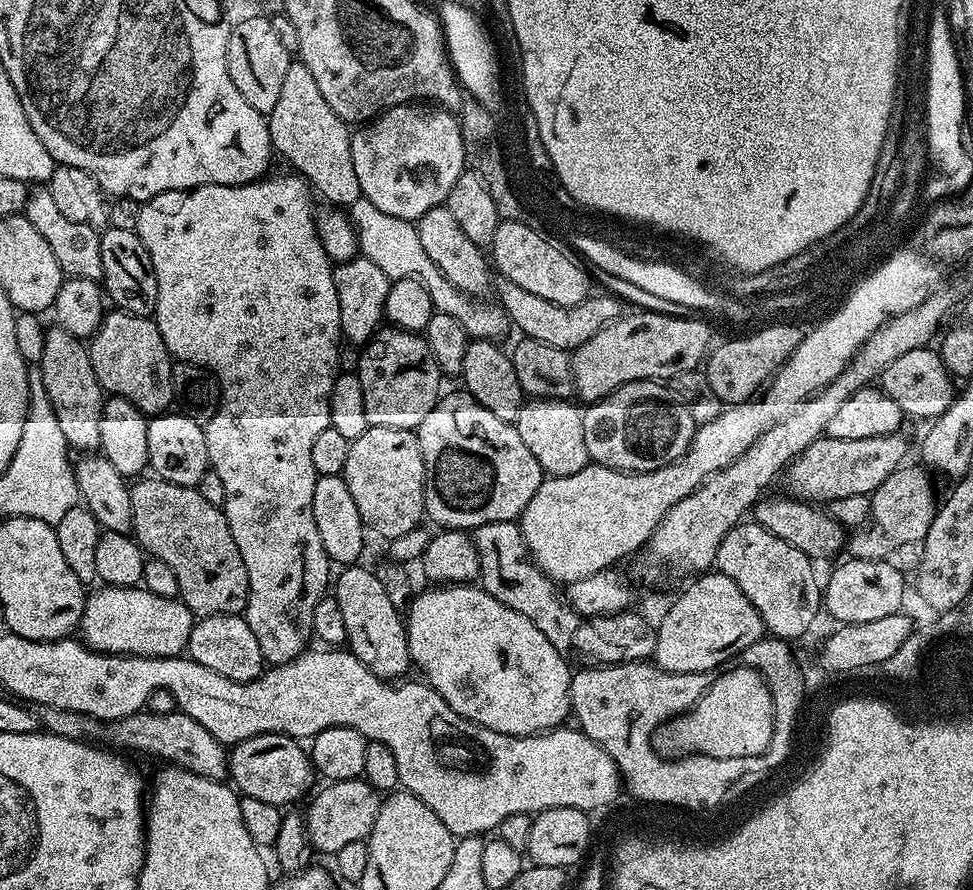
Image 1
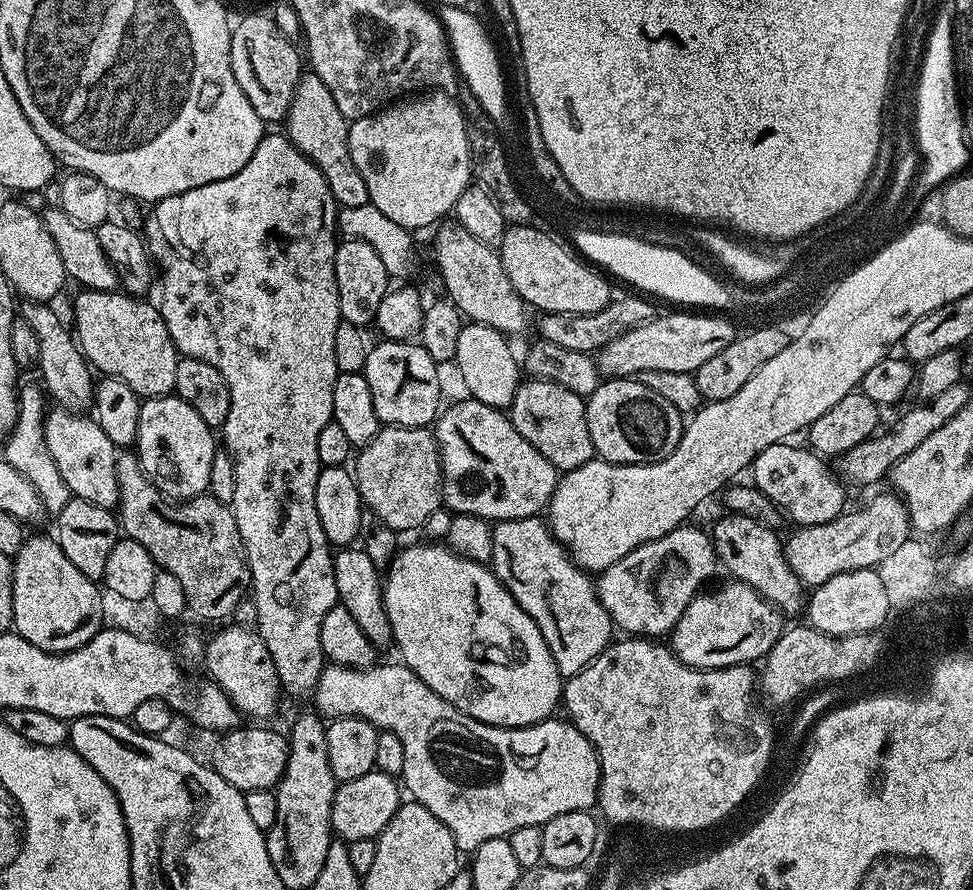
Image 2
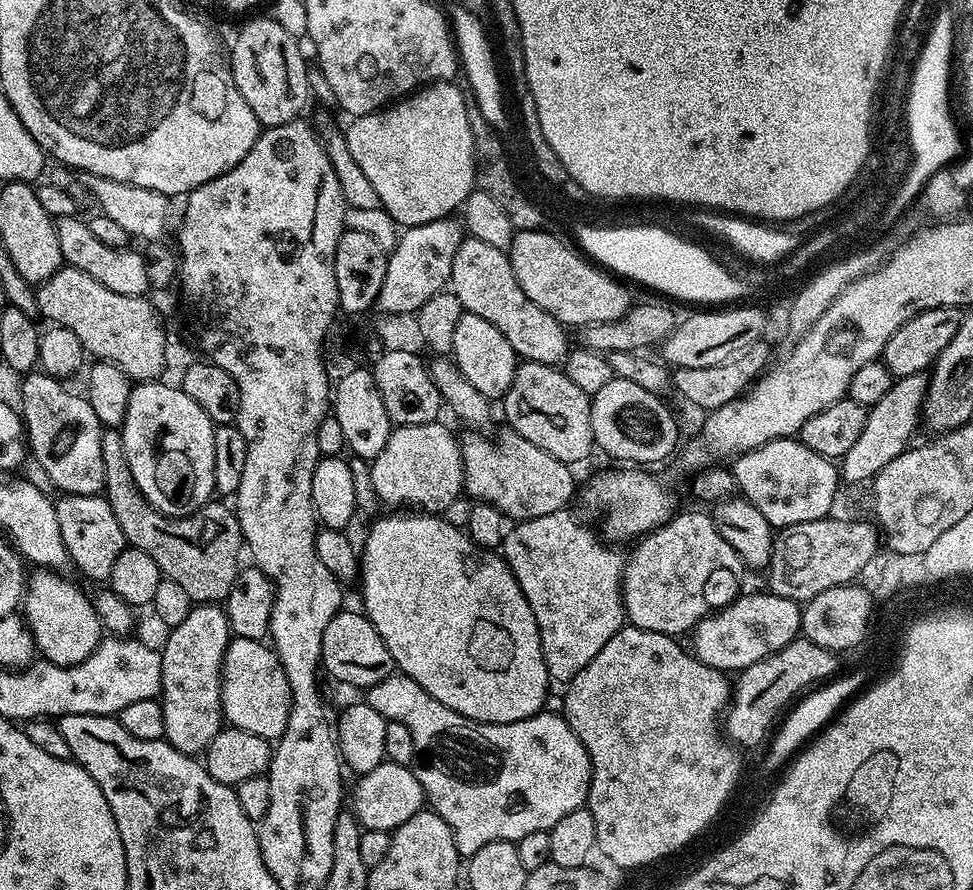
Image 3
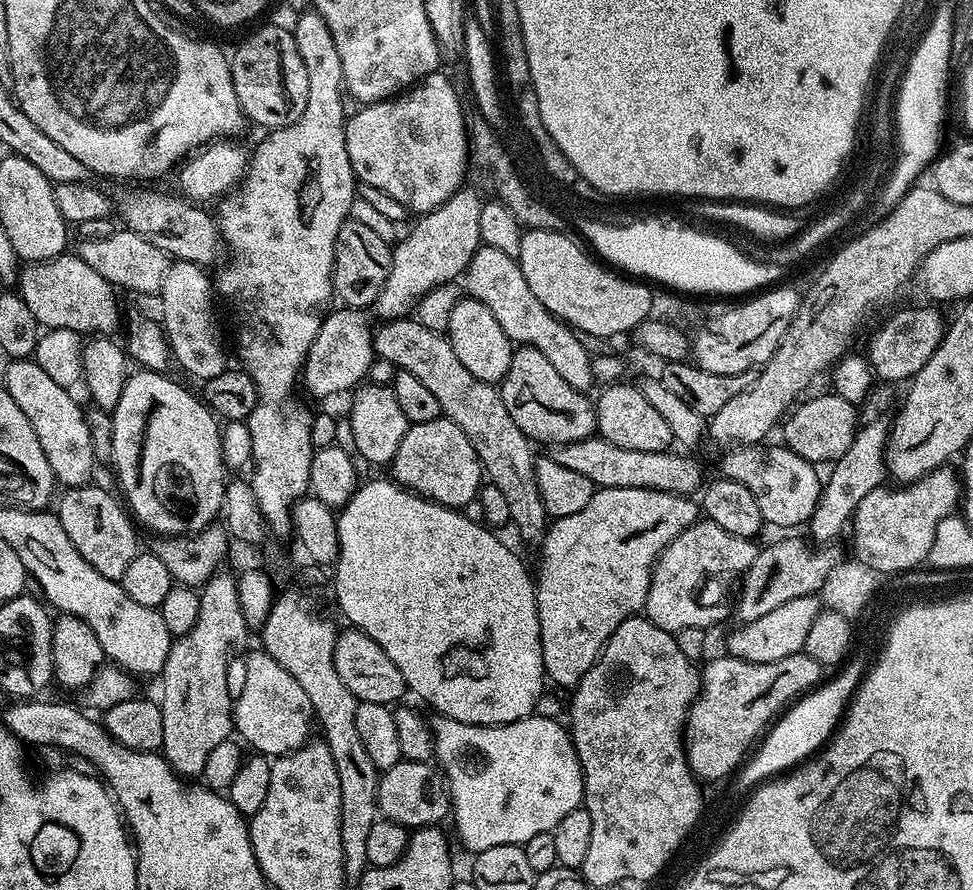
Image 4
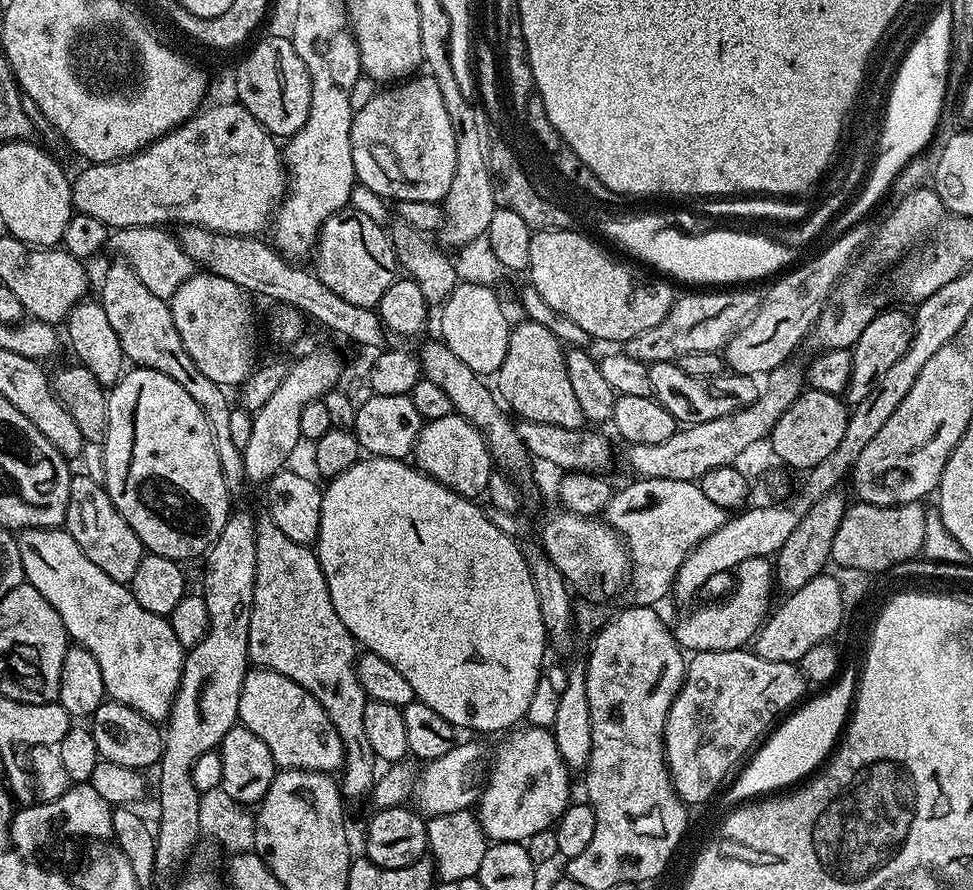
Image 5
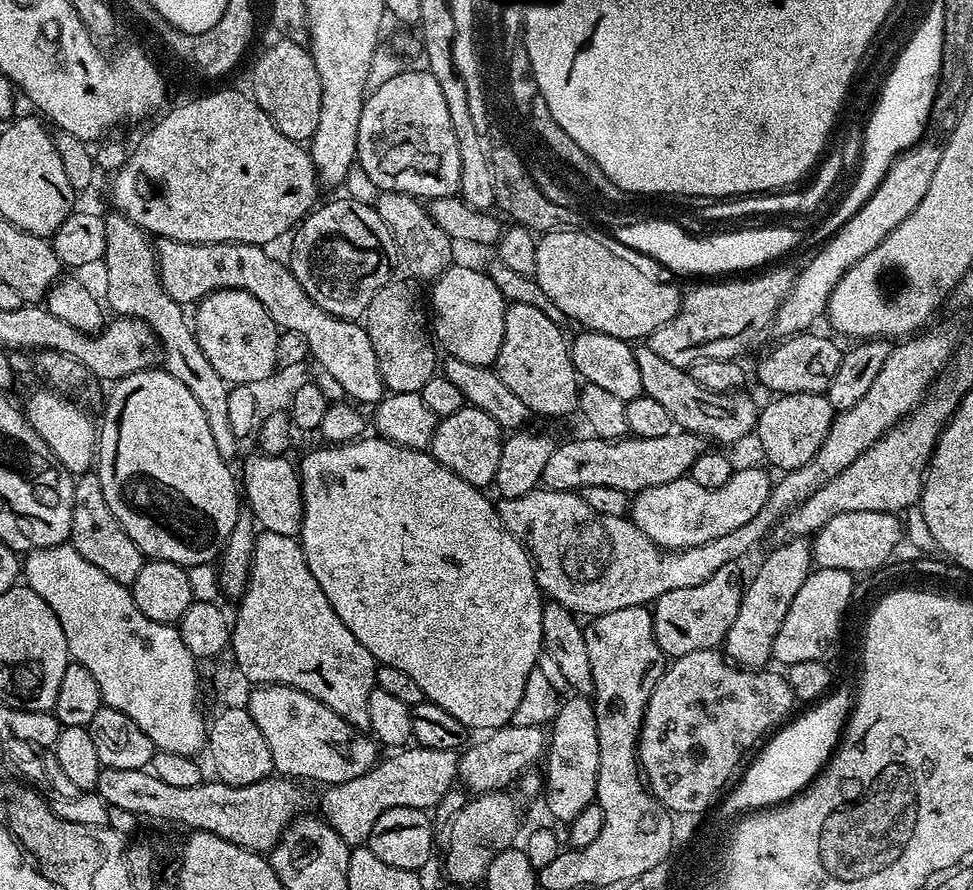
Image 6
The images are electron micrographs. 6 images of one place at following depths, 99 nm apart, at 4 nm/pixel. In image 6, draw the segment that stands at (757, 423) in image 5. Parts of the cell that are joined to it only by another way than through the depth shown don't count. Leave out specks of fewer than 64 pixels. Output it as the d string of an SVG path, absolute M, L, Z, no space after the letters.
M683 430L667 432L662 438L632 436L618 440L587 439L576 440L573 444L561 443L553 450L542 477L549 489L575 493L590 486L614 486L614 490L635 494L650 486L685 479L696 459L706 451L703 436Z

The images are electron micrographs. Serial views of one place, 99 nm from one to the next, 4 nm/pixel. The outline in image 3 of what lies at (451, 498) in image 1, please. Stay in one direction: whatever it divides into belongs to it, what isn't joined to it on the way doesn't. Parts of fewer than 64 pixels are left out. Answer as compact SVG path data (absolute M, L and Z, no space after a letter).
M468 430L465 436L459 437L460 453L464 463L464 492L473 501L489 504L498 509L505 518L519 522L530 518L542 518L542 514L554 514L559 508L568 508L568 499L576 488L576 480L572 477L573 469L563 464L558 458L546 454L546 450L538 450L534 442L526 442L517 432L504 430L497 440L483 436L483 431Z

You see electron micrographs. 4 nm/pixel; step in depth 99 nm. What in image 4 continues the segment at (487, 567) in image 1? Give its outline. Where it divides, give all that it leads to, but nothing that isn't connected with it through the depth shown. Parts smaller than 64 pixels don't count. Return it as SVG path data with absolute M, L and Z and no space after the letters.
M597 488L578 514L558 516L549 523L538 545L540 569L535 569L534 583L544 674L551 683L553 680L560 688L575 689L590 666L594 666L614 630L645 607L657 558L668 543L698 519L698 504L694 500L650 488Z

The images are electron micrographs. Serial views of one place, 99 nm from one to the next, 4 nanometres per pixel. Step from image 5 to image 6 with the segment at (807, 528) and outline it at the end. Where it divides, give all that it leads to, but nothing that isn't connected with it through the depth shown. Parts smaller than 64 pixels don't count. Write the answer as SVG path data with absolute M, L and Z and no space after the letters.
M807 539L790 540L781 543L760 564L760 569L752 576L752 581L747 581L744 597L740 600L738 618L734 618L734 626L728 631L728 637L723 642L722 648L735 663L757 670L765 667L764 663L772 660L772 647L774 638L778 638L778 630L782 630L782 621L786 618L786 610L790 610L790 602L794 602L794 594L802 590L802 582L806 582L808 575L814 571L812 559L812 546Z

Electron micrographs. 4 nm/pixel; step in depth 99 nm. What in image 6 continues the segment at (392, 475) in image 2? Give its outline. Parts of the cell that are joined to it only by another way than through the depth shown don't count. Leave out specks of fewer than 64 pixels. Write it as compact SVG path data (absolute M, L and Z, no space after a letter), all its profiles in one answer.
M465 406L459 408L454 414L443 417L437 423L432 442L430 445L430 455L446 470L458 474L466 482L470 482L475 488L484 490L495 481L498 474L498 458L502 458L502 430L490 414L482 410Z

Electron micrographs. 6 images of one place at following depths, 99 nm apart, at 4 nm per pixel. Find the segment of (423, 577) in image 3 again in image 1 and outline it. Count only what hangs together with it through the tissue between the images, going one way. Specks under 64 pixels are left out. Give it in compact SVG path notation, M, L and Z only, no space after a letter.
M450 584L447 586L437 587L432 592L424 592L413 595L411 603L406 608L406 631L408 633L408 649L412 655L412 664L420 667L419 675L423 677L427 683L432 685L432 689L445 700L445 702L455 710L459 716L466 718L470 722L474 722L483 728L494 730L498 734L506 734L507 736L534 736L538 732L547 732L553 728L561 727L565 723L564 719L569 719L572 711L572 699L570 698L570 686L572 685L573 669L568 668L565 653L560 652L554 646L550 646L550 638L546 638L546 634L542 634L542 630L538 630L538 626L534 626L534 622L530 622L530 618L526 618L522 614L518 614L518 610L510 610L510 606L506 606L502 602L498 602L498 598L490 595L485 588L471 584Z

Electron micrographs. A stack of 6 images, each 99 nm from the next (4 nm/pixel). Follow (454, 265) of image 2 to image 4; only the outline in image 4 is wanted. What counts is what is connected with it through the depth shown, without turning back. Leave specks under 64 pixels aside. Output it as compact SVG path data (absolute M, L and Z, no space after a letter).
M481 246L468 263L462 284L471 299L482 302L482 306L486 306L490 314L494 314L498 326L506 330L506 338L510 338L513 345L542 350L542 354L554 365L554 370L558 370L559 376L566 378L566 382L570 382L574 390L591 393L592 386L597 383L592 373L593 356L578 342L573 329L550 314L550 310L546 310L546 306L542 306L542 302L534 298L526 277L522 275L517 257L502 254L502 250Z

